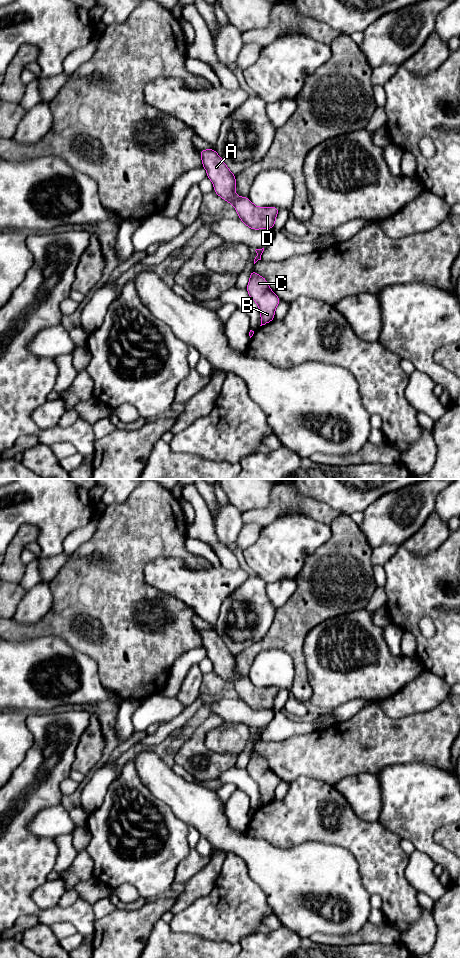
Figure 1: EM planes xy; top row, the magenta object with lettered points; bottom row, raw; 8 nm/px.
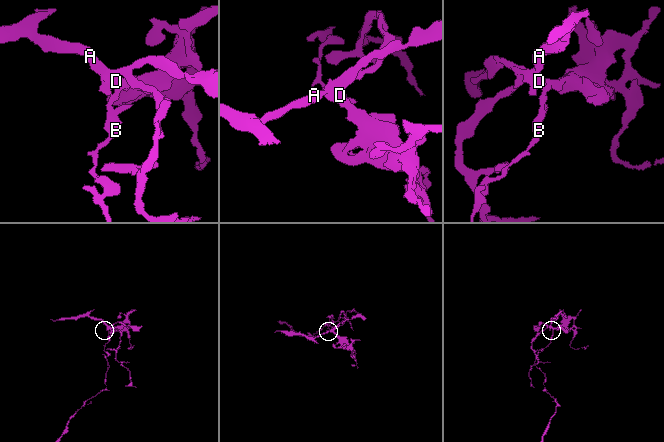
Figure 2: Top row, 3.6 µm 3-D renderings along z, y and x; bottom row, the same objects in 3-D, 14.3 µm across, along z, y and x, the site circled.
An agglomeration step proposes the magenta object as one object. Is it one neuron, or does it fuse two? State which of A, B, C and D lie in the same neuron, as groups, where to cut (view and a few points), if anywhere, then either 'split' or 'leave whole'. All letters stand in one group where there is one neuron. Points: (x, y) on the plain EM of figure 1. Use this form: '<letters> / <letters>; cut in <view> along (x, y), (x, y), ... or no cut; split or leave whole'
A B C D; no cut; leave whole

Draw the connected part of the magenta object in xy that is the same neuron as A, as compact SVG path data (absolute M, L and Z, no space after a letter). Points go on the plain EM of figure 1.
M214 629L199 630L202 646L214 665L214 672L231 683L239 699L250 709L274 709L279 692L277 687L256 687L248 677L238 677L235 673L236 658Z

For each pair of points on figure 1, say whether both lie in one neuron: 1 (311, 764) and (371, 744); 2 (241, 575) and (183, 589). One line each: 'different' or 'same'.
1: same
2: same

